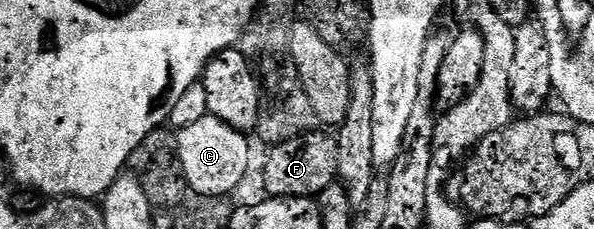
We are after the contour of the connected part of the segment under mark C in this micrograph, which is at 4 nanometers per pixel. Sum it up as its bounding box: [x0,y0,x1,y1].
[177,115,253,199]

